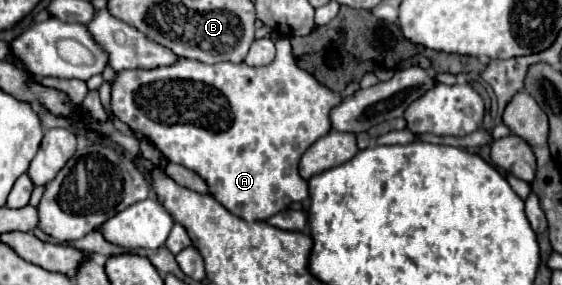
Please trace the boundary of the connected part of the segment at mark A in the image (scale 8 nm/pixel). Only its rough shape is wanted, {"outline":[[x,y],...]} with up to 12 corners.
{"outline":[[262,68],[118,72],[112,112],[262,222],[342,102]]}

